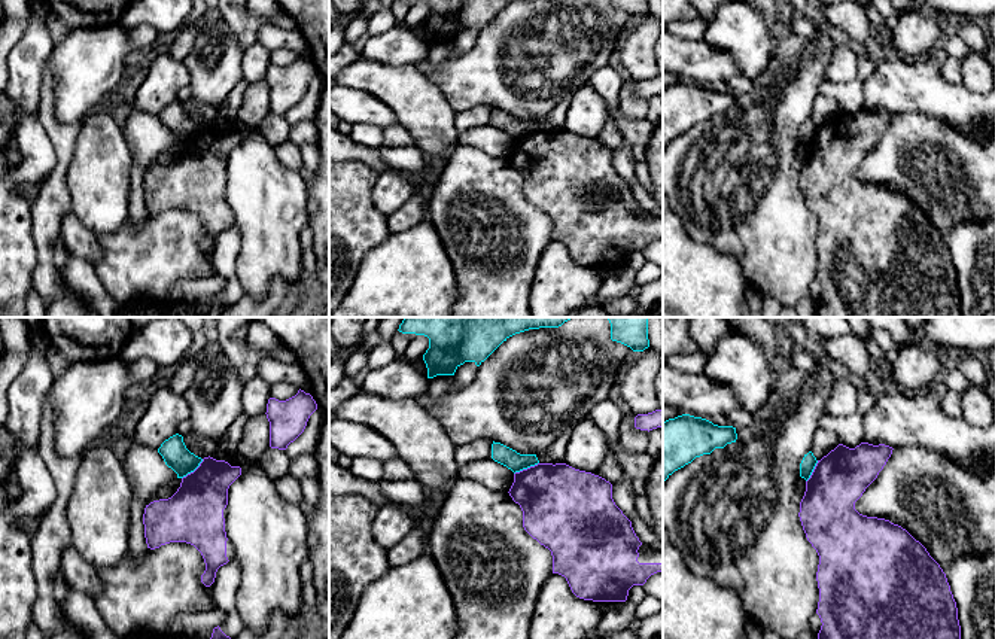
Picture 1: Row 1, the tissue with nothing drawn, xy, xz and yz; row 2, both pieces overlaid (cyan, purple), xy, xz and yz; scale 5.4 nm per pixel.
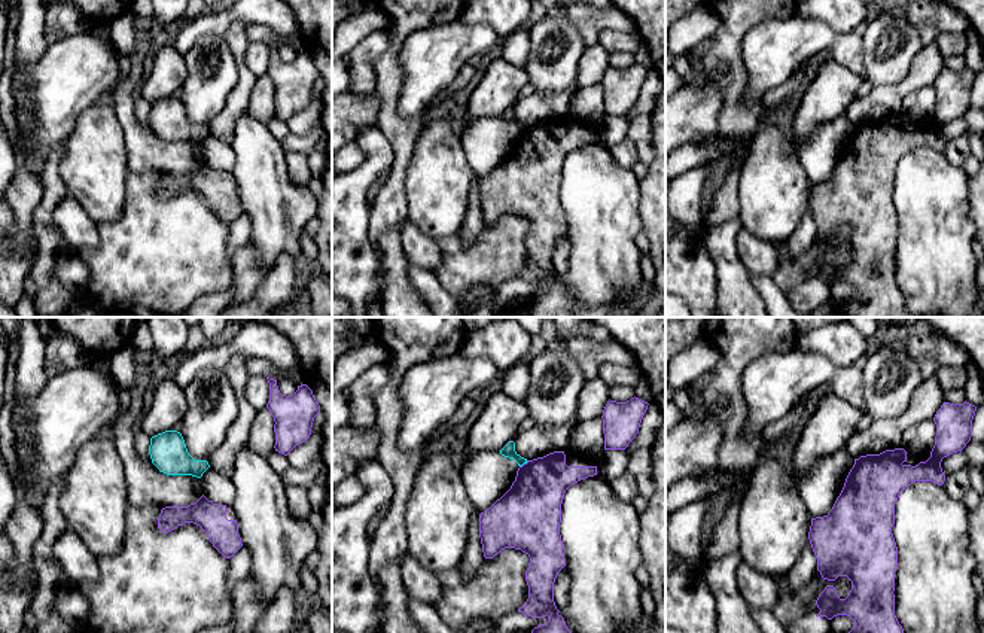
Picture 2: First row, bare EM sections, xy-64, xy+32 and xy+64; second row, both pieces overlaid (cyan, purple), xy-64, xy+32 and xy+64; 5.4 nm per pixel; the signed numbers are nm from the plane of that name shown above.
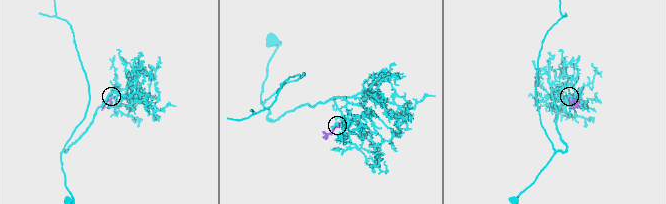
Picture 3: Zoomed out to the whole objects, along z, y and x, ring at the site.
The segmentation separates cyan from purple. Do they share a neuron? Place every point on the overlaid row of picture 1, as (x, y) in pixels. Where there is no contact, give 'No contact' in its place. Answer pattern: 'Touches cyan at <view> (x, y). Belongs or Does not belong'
Touches cyan at xz (526, 468). Does not belong

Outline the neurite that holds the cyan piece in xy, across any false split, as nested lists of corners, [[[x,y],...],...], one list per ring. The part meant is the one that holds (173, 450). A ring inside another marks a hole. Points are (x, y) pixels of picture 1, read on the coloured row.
[[[179,433],[165,439],[158,448],[158,453],[162,456],[165,465],[177,474],[177,478],[194,472],[203,462],[201,457],[186,448],[183,436]]]

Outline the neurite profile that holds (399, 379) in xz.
[[[410,360],[393,362],[369,371],[362,389],[381,398],[416,398],[427,390],[429,378],[422,375]]]

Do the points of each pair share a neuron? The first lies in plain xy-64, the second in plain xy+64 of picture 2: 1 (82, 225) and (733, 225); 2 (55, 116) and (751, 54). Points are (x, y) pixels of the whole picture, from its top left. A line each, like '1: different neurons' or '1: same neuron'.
1: different neurons
2: same neuron

